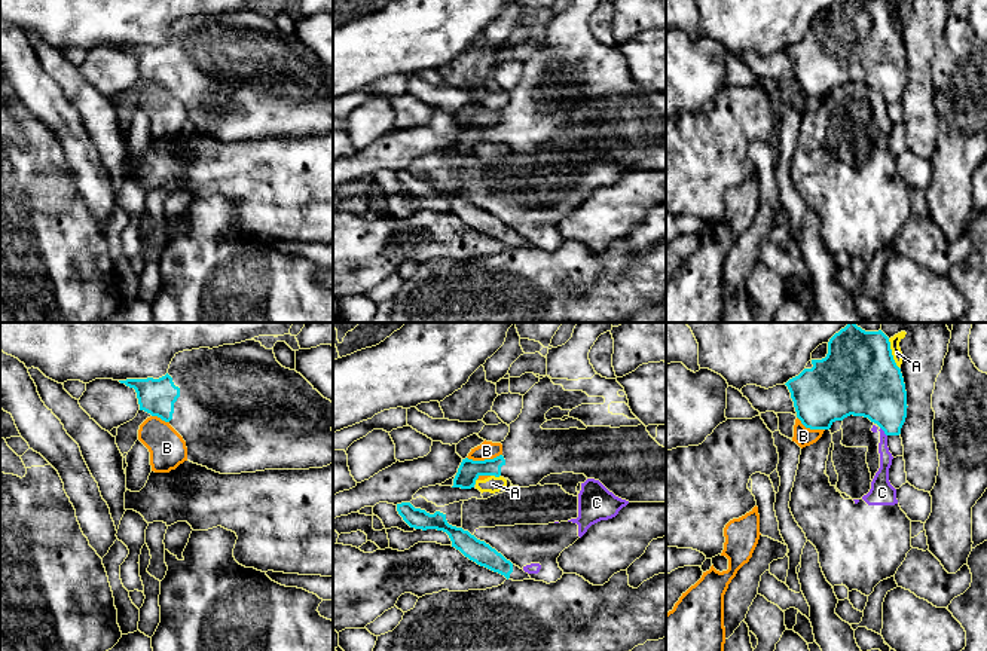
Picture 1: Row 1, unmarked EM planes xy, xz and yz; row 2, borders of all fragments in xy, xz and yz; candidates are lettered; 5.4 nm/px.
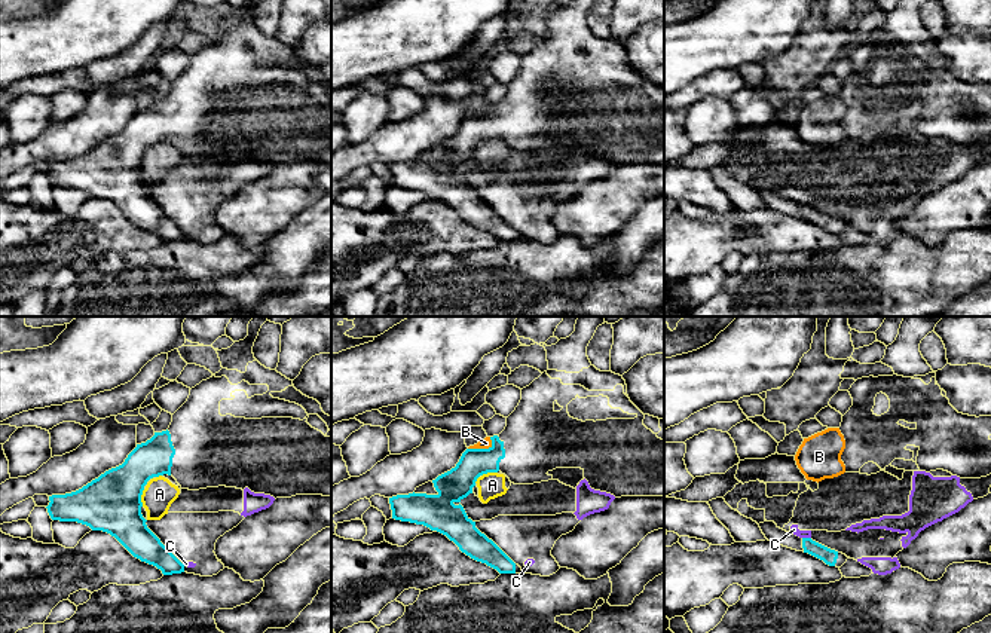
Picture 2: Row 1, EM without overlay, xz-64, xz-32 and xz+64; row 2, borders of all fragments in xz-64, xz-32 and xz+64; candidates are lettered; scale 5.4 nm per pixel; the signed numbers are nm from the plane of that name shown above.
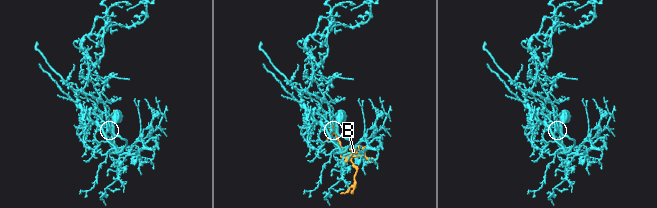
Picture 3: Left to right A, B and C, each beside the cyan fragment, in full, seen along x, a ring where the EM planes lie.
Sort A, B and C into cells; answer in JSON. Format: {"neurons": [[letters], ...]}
{"neurons": [["A", "B"], ["C"]]}

